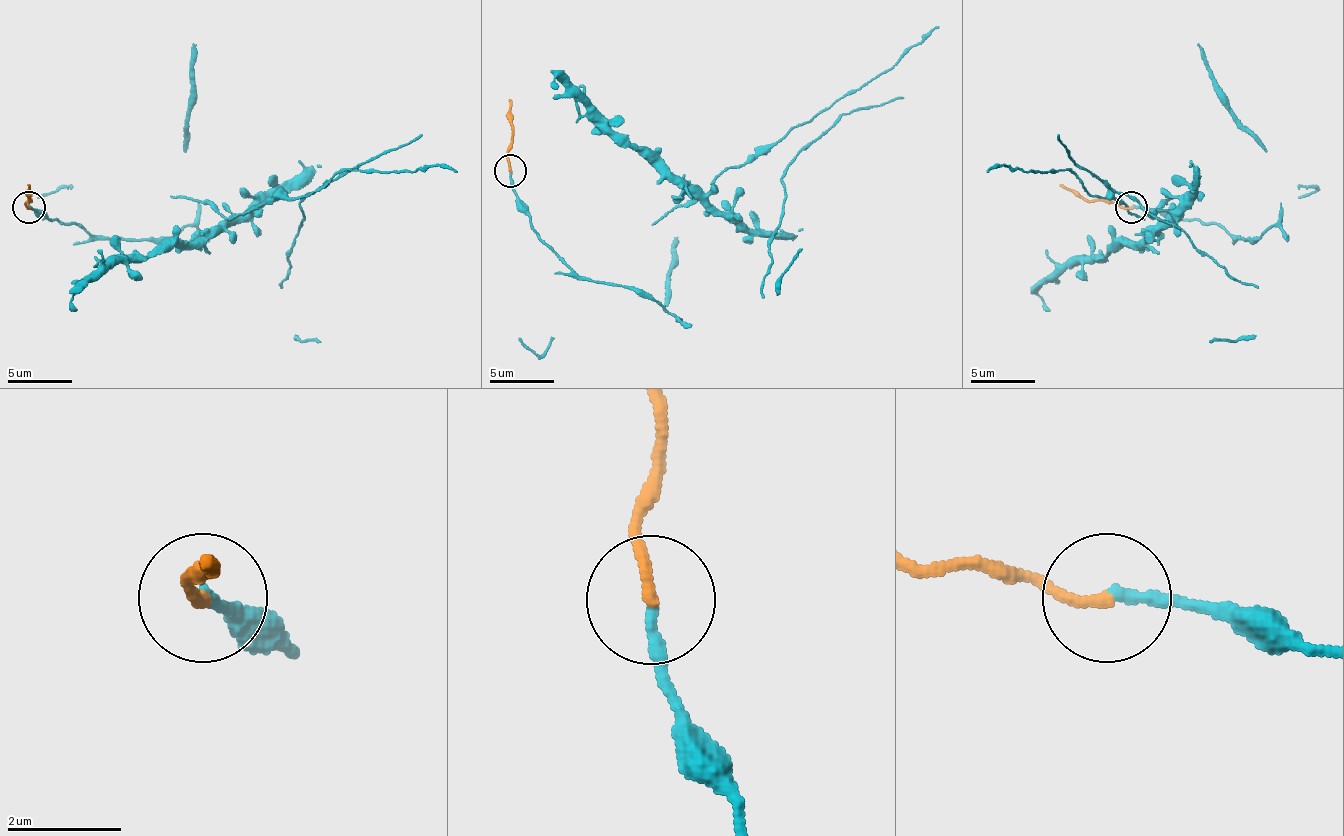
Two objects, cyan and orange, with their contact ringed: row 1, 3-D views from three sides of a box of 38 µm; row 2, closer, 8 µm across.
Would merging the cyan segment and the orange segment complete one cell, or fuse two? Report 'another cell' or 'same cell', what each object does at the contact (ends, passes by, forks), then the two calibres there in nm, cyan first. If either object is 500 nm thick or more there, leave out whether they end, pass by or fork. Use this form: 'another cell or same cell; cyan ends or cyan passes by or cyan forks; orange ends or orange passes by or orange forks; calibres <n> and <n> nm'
same cell; cyan ends; orange ends; calibres 190 and 220 nm

